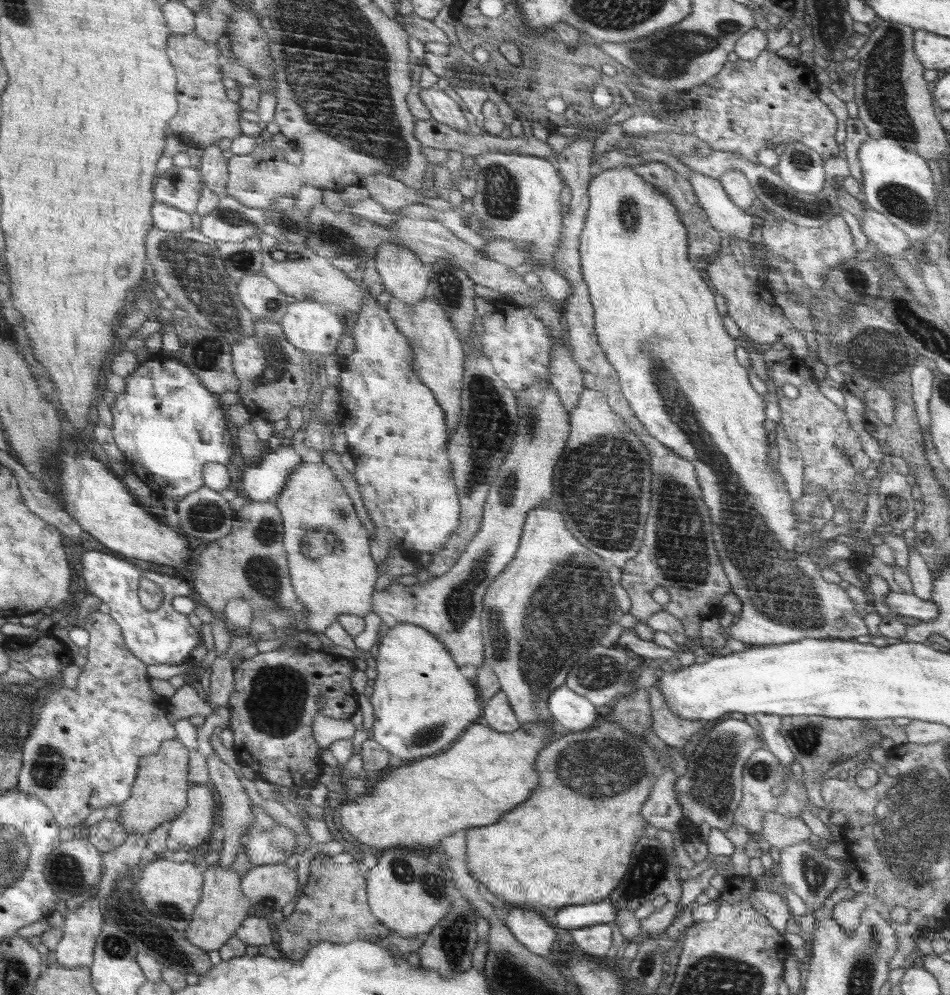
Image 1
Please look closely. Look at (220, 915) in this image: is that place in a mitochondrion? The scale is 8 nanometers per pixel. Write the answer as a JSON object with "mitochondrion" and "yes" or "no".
{"mitochondrion":"no"}

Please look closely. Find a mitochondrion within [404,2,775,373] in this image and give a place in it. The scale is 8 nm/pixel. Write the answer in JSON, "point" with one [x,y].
{"point":[668,57]}

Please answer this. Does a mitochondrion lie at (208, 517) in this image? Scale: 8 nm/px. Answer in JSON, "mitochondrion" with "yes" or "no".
{"mitochondrion":"yes"}

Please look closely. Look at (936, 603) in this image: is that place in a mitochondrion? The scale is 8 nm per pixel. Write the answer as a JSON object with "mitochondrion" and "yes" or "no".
{"mitochondrion":"no"}

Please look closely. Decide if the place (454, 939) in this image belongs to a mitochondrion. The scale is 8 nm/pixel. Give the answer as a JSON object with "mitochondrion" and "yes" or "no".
{"mitochondrion":"yes"}

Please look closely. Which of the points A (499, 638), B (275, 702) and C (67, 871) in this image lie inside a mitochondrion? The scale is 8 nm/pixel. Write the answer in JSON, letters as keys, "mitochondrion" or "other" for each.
{"A":"mitochondrion","B":"mitochondrion","C":"mitochondrion"}

